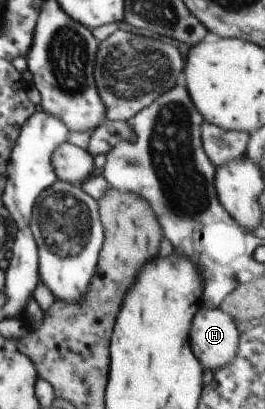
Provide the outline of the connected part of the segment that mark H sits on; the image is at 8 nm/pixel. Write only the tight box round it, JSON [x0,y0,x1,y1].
[190,304,240,372]

